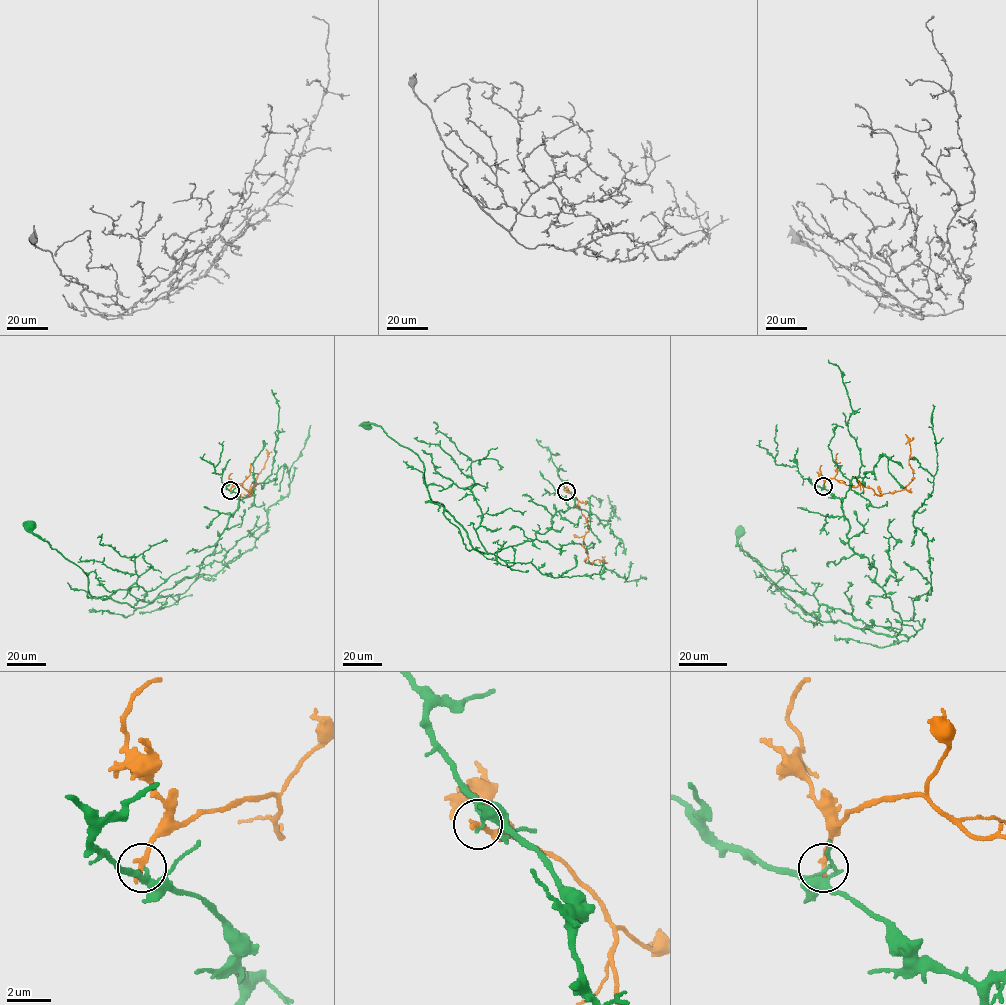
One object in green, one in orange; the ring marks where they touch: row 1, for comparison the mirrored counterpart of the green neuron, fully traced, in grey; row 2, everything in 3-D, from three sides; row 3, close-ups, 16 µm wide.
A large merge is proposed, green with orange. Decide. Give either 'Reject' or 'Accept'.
Reject

